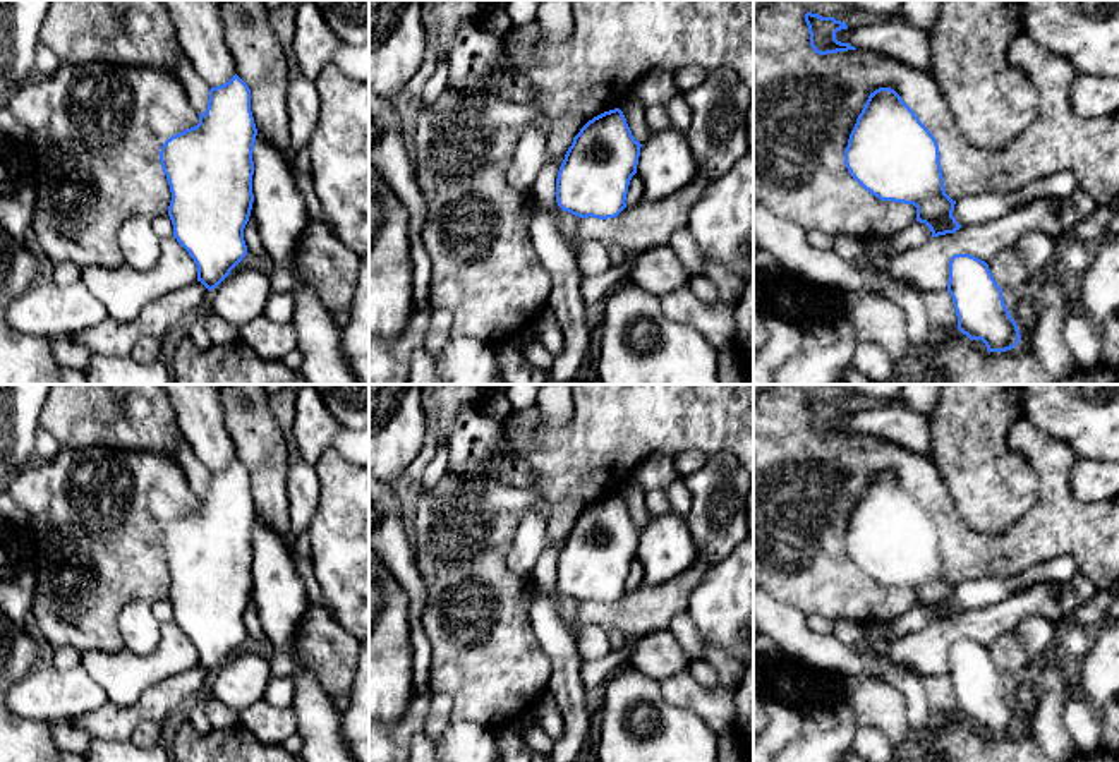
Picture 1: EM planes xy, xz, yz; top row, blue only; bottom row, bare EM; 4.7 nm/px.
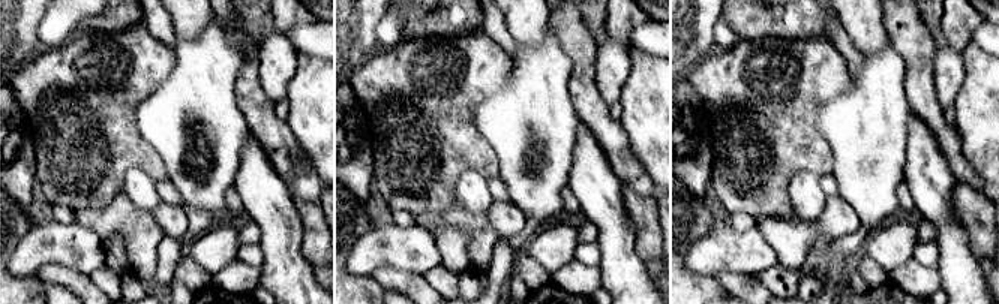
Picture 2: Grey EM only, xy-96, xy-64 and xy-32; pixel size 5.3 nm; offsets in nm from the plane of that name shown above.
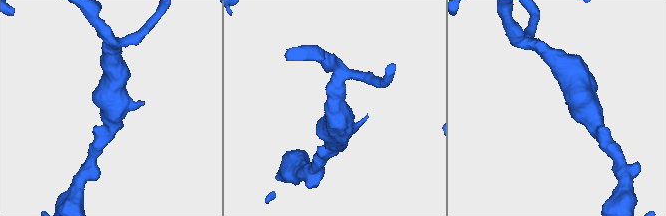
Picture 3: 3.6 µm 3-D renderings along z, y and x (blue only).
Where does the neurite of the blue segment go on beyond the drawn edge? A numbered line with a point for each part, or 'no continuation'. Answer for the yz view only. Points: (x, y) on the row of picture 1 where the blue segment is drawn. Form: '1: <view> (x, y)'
no continuation

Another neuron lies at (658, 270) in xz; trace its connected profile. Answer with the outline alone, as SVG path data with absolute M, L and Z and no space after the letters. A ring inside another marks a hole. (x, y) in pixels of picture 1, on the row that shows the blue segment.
M669 245L650 247L632 256L628 280L650 295L662 297L690 280L688 271Z

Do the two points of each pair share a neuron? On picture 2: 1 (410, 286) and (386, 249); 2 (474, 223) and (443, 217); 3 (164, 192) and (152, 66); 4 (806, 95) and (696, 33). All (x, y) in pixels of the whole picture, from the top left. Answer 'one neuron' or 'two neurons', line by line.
1: two neurons
2: one neuron
3: two neurons
4: two neurons

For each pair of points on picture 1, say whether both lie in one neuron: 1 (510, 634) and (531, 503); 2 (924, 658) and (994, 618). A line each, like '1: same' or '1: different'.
1: same
2: same

